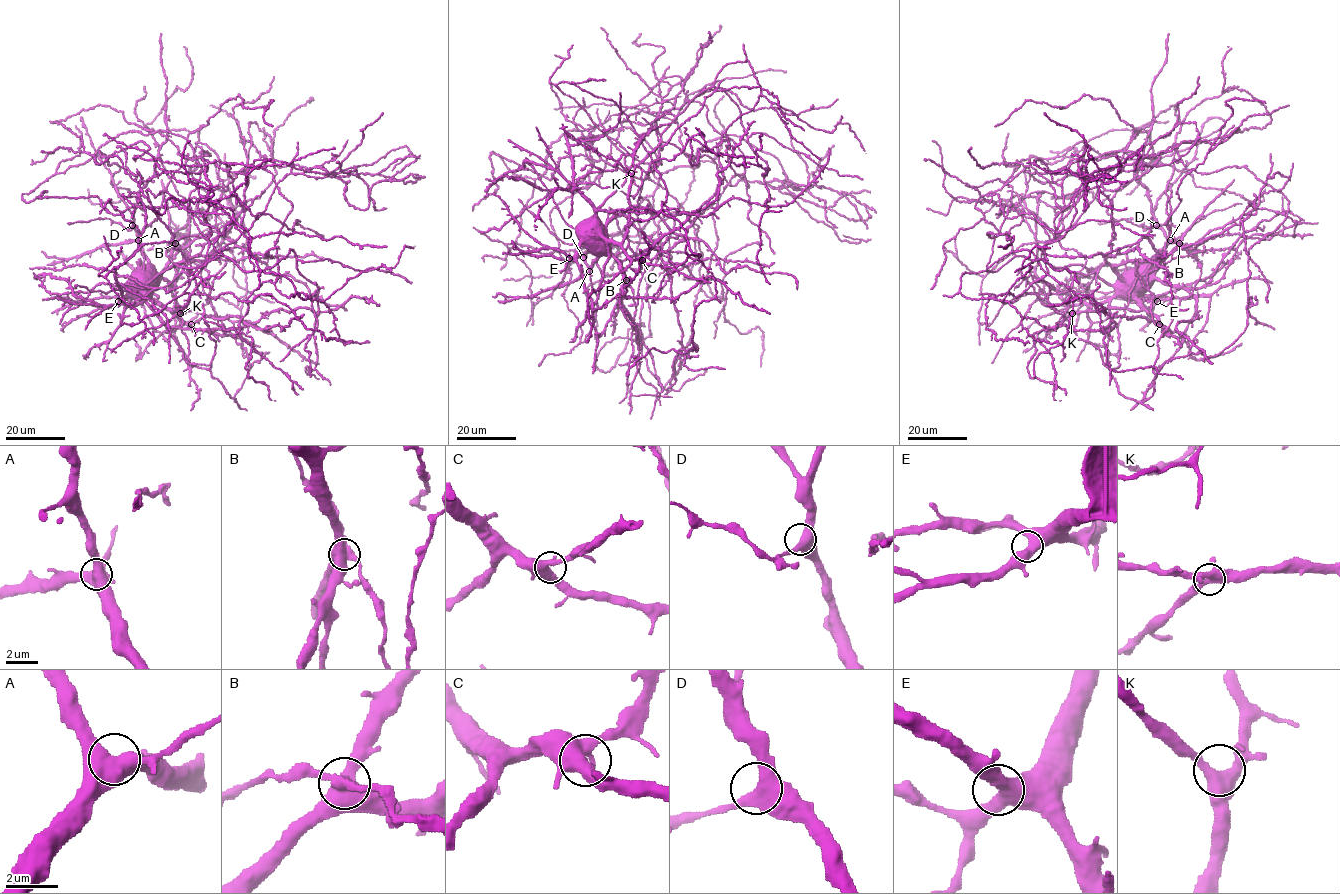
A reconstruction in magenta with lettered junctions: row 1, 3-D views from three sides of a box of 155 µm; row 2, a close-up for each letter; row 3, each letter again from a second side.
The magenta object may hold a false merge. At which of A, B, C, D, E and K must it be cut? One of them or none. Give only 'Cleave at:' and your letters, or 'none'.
Cleave at: none

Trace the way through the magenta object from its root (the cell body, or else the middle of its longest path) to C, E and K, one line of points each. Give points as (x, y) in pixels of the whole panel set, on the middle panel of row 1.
C: (595, 218), (601, 223), (605, 237), (631, 258), (642, 260)
E: (595, 218), (584, 224), (584, 240), (569, 258)
K: (595, 218), (601, 223), (605, 237), (615, 242), (622, 240), (627, 230), (631, 173)

